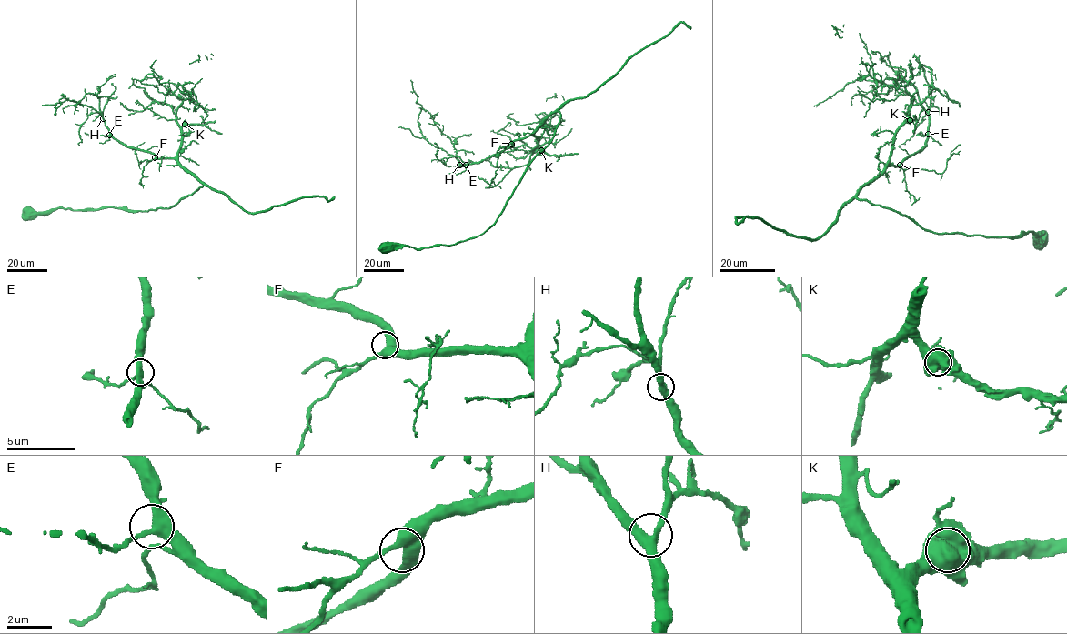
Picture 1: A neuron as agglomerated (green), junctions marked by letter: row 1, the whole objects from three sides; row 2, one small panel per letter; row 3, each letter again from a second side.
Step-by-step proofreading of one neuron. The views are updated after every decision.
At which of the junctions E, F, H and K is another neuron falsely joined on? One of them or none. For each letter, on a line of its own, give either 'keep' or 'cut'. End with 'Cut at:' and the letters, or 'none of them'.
E: keep
F: keep
H: keep
K: keep
Cut at: none of them

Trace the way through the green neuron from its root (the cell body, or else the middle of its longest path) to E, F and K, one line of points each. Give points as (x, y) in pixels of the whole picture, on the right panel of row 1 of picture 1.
E: (1040, 239), (1042, 234), (1034, 232), (935, 234), (856, 197), (887, 166), (919, 151), (928, 134)
F: (1040, 239), (1042, 234), (1034, 232), (1001, 236), (935, 234), (890, 207), (856, 197), (887, 166), (900, 165)
K: (1040, 239), (1034, 232), (935, 234), (859, 200), (910, 120)

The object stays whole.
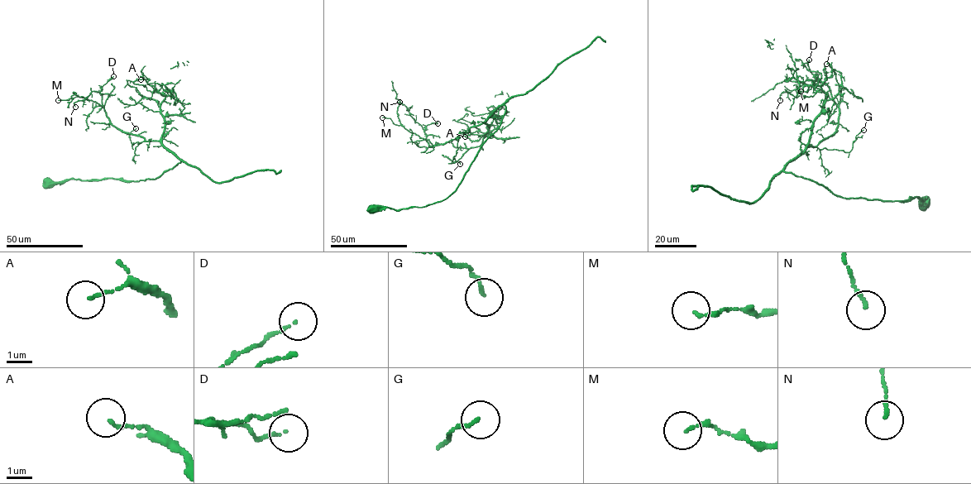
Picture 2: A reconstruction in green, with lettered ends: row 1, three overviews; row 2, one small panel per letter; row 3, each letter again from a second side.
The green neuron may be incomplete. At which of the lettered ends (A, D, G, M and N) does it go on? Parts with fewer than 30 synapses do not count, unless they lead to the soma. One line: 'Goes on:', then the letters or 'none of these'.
Goes on: none of these

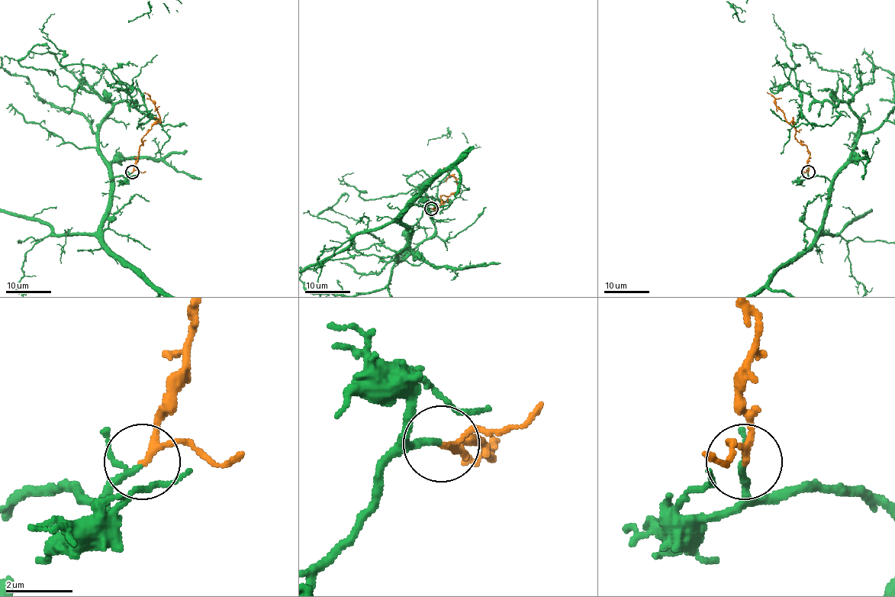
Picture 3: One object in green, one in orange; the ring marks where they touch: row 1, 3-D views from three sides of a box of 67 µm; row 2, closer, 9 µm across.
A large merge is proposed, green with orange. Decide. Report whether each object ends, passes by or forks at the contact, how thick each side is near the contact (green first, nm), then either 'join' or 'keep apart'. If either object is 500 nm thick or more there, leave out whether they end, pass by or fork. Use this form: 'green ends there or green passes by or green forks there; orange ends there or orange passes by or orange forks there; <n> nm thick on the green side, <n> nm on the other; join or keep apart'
green passes by; orange passes by; 140 nm thick on the green side, 160 nm on the other; join

